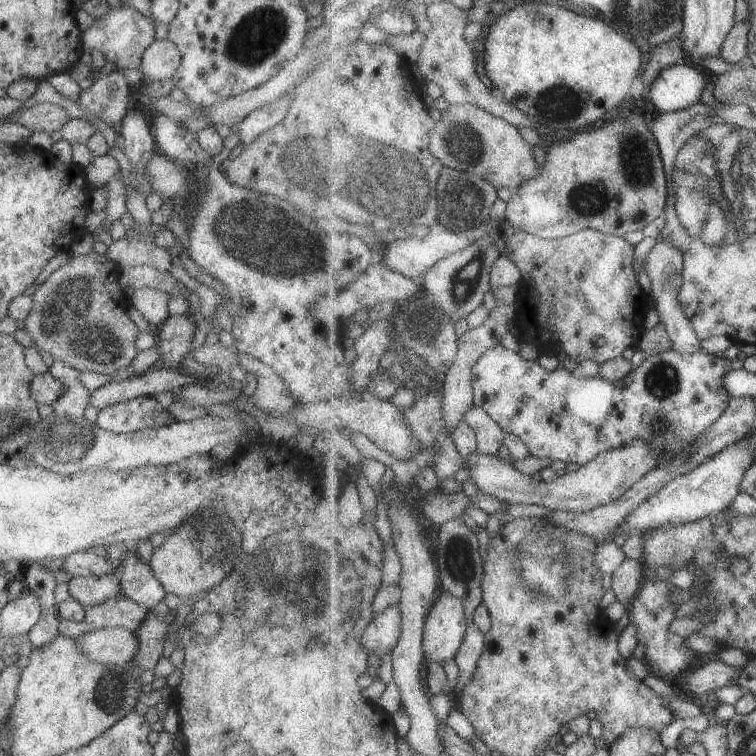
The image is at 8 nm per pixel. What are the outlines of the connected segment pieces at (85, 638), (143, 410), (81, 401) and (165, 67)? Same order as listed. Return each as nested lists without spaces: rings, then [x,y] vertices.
[[[104,627],[84,633],[76,639],[81,644],[83,653],[100,664],[126,665],[132,662],[139,653],[139,640],[134,631],[124,627]]]
[[[144,395],[100,409],[96,423],[107,431],[132,433],[168,426],[174,421],[174,416],[154,395]]]
[[[60,359],[54,360],[48,371],[63,386],[62,394],[51,404],[55,410],[54,417],[72,420],[82,418],[91,392],[80,380],[80,372],[65,362],[60,362]]]
[[[156,40],[143,54],[140,71],[147,82],[168,81],[181,62],[176,44],[170,40]]]

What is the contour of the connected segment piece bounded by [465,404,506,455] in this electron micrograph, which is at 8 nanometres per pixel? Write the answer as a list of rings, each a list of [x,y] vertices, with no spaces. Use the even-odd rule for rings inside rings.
[[[475,404],[468,411],[465,421],[476,429],[481,453],[497,455],[500,452],[506,431],[487,410]]]

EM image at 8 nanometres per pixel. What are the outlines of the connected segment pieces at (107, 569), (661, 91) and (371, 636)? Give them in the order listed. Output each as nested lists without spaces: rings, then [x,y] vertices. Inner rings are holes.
[[[92,550],[69,554],[62,570],[72,574],[73,577],[114,575],[119,571],[106,557],[98,556]]]
[[[680,62],[664,70],[653,84],[651,100],[660,112],[673,113],[695,105],[703,97],[709,82],[702,70]]]
[[[399,604],[392,605],[387,611],[376,615],[374,622],[364,635],[365,647],[379,656],[388,650],[394,653],[403,637],[403,610]]]

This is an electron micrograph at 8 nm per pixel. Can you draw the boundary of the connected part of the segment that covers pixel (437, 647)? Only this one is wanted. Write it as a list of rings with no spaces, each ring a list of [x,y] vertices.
[[[446,591],[433,606],[425,626],[425,653],[432,661],[455,659],[469,629],[465,600]]]

